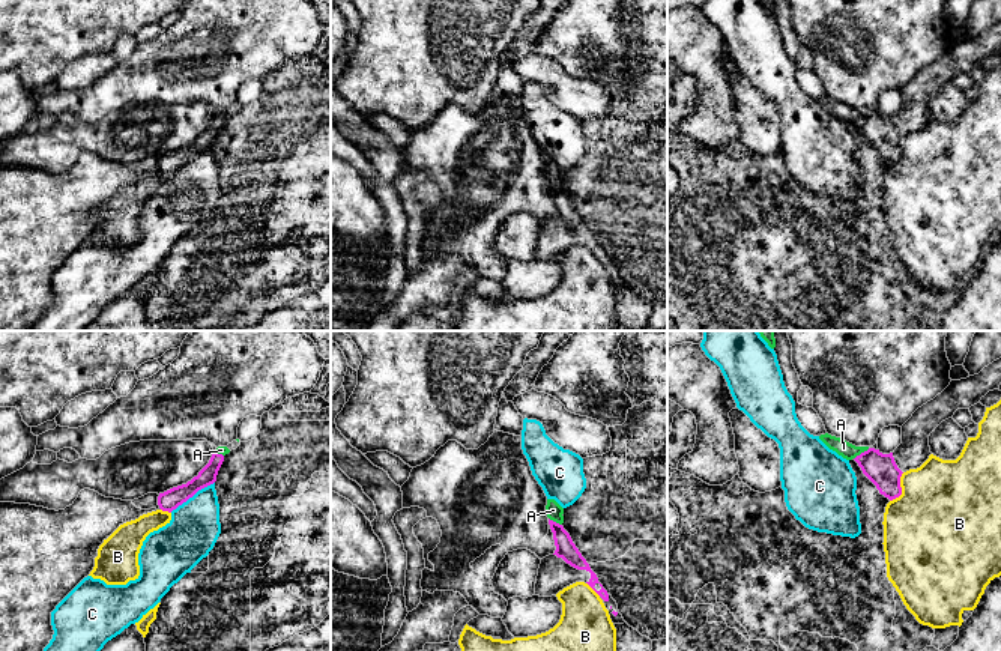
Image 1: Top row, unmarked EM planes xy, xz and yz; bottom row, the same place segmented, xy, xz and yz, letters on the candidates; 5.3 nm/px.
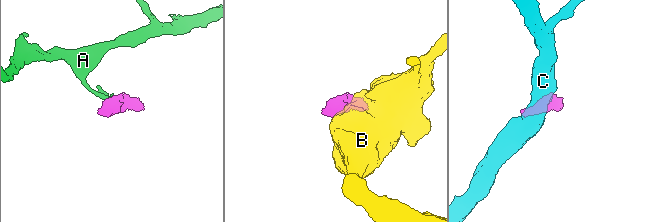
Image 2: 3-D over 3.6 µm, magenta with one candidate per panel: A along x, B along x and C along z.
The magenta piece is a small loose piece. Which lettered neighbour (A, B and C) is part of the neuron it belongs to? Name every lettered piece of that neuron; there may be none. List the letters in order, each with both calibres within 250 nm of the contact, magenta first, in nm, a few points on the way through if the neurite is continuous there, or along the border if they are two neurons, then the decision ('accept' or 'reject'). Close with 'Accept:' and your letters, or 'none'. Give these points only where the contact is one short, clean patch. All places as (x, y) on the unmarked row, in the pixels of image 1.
A: 170/90 nm | along yz (869, 112), (854, 122) | reject
B: 170/480 nm | reject
C: 110/280 nm | along xy (214, 145), (199, 152), (170, 175) | reject
Accept: none

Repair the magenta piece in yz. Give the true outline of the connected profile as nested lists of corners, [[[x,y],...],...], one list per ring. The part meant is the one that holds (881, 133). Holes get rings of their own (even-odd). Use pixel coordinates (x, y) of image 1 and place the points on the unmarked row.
[[[1001,21],[984,30],[978,38],[950,48],[933,63],[918,71],[902,89],[902,107],[890,117],[869,111],[854,123],[863,137],[890,164],[902,158],[900,140],[909,132],[920,131],[932,117],[930,96],[957,72],[969,72],[1001,48]]]

